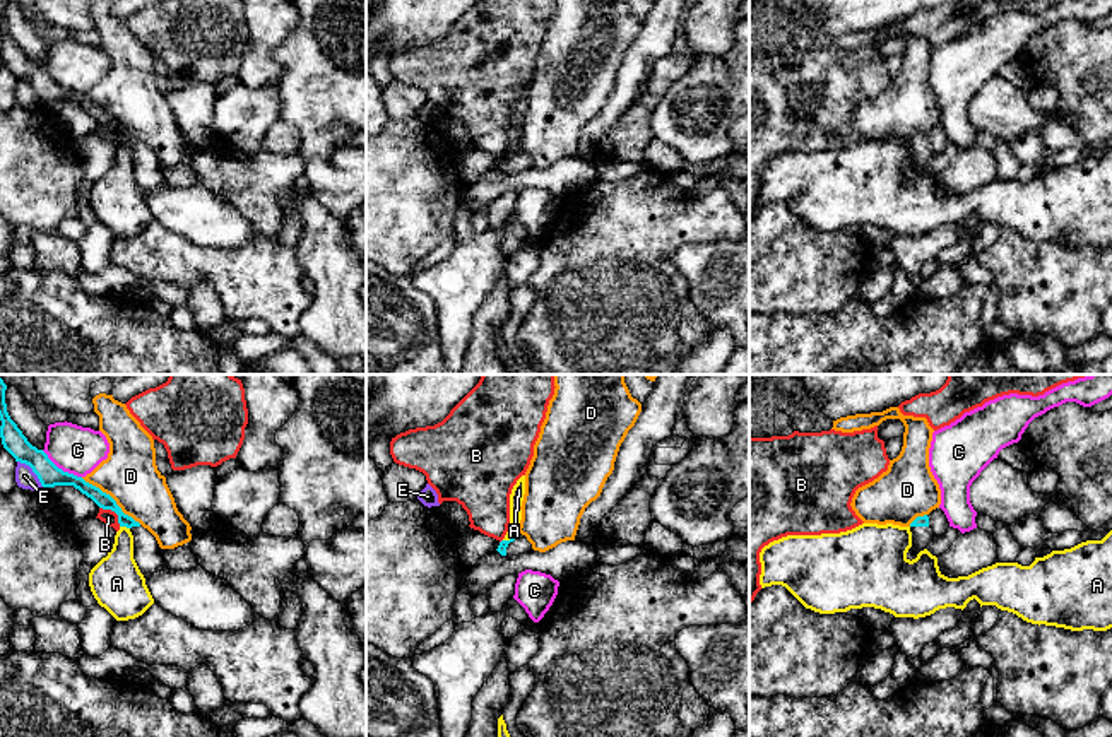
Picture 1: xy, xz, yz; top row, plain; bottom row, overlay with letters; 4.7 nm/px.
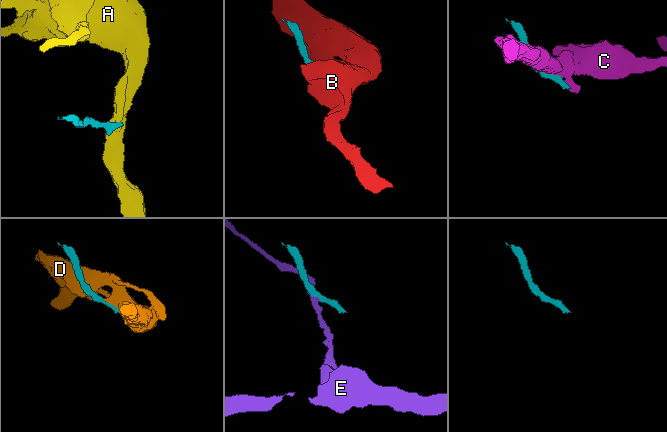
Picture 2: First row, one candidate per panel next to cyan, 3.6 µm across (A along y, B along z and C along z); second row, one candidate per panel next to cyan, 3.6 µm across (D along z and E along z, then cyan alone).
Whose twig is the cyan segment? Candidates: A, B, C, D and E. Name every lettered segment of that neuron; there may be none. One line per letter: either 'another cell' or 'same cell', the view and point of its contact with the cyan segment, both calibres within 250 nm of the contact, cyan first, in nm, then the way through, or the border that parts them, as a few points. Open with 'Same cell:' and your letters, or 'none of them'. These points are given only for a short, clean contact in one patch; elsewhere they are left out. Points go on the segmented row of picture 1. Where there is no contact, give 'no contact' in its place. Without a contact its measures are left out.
Same cell: none of them
A: another cell; contact xy (125, 525); calibres 70 and 220 nm; border xy (120, 525), (129, 529)
B: another cell; contact xy (113, 510); calibres 70 and 70 nm; border xy (100, 507), (110, 508), (120, 525)
C: another cell; contact xy (60, 469); calibres 110 and 220 nm
D: another cell; contact xy (112, 498); calibres 70 and 260 nm; border xy (81, 477), (105, 491), (125, 513), (141, 524)
E: another cell; contact xy (33, 471); calibres 110 and 90 nm; border xy (17, 460), (24, 462), (43, 486)

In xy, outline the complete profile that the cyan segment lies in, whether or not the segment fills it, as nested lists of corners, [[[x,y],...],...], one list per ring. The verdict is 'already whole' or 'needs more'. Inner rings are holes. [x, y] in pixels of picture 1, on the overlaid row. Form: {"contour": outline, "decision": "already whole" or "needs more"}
{"contour": [[[0,378],[0,438],[3,448],[15,458],[15,462],[29,465],[43,487],[74,486],[82,494],[91,498],[99,508],[115,511],[118,515],[120,527],[127,527],[133,535],[133,559],[144,578],[164,569],[166,566],[159,552],[159,544],[147,528],[144,528],[132,516],[125,515],[109,494],[86,482],[82,477],[63,472],[43,450],[38,450],[27,441],[7,412],[5,390],[7,385]]], "decision": "needs more"}

